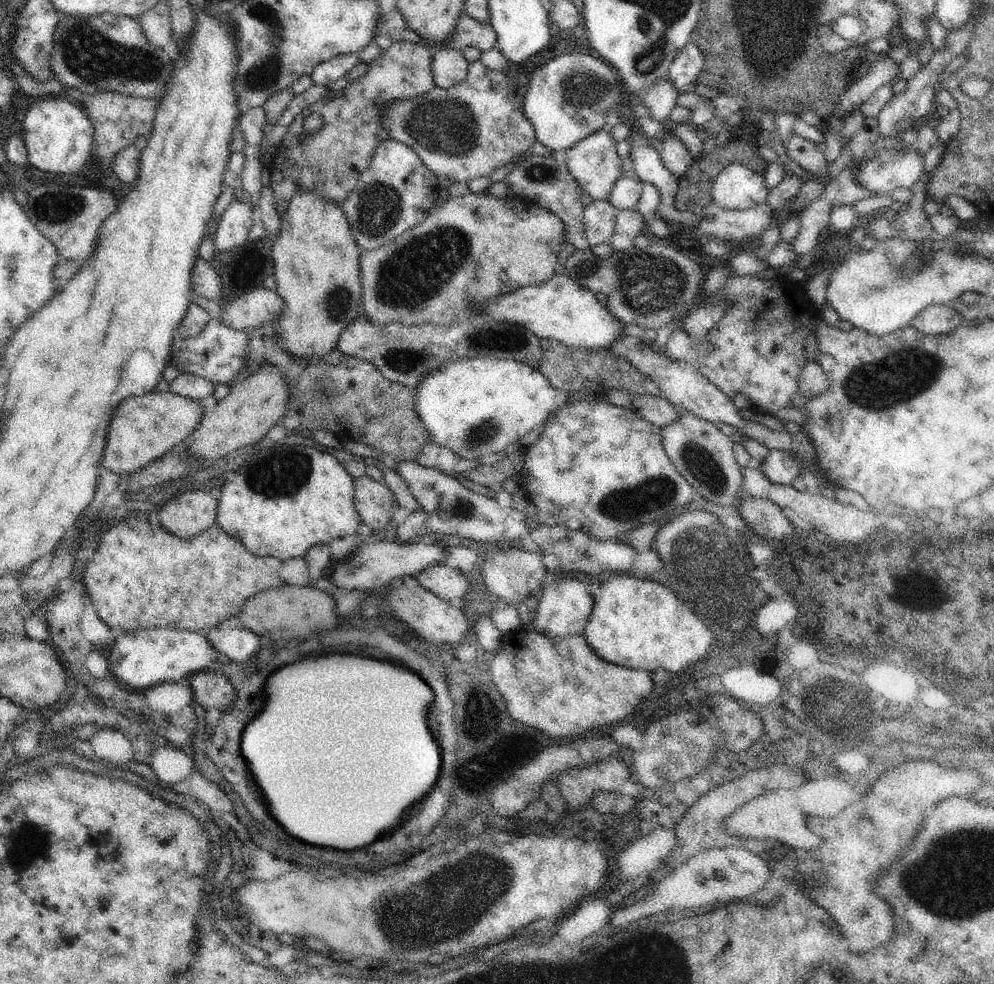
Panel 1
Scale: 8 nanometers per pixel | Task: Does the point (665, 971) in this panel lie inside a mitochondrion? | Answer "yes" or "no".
yes

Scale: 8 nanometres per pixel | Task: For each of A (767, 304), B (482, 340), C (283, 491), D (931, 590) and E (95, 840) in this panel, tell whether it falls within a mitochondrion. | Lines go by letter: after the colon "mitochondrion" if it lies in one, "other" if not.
A: other
B: mitochondrion
C: mitochondrion
D: other
E: other

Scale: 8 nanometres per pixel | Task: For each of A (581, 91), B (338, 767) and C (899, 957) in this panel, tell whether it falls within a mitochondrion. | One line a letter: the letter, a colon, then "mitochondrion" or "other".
A: mitochondrion
B: mitochondrion
C: other

